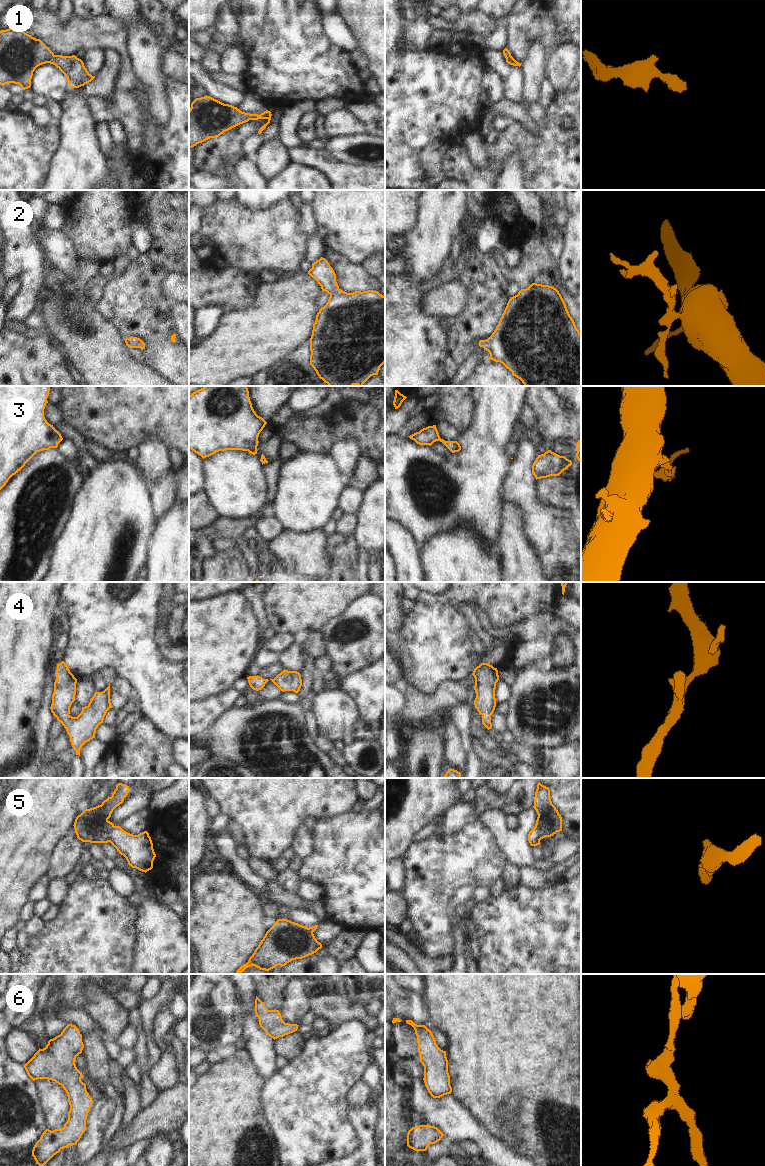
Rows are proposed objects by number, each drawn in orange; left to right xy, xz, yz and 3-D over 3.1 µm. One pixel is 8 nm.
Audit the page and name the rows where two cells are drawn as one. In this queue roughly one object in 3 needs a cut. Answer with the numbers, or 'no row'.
5

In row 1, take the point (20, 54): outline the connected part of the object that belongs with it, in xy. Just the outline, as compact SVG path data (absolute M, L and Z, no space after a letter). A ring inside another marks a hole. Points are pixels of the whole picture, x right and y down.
M9 28L0 31L0 85L14 83L19 84L22 90L28 89L31 87L35 69L46 63L55 65L67 77L72 88L84 86L95 78L87 71L83 61L75 55L55 55L40 39L32 37L23 30Z

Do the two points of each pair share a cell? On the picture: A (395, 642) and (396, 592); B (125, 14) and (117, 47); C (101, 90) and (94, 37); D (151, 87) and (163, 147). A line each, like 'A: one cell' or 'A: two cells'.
A: one cell
B: two cells
C: two cells
D: two cells

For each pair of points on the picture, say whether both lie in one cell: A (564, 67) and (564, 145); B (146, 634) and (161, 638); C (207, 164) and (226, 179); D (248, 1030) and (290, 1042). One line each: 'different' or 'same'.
A: different
B: different
C: different
D: different

